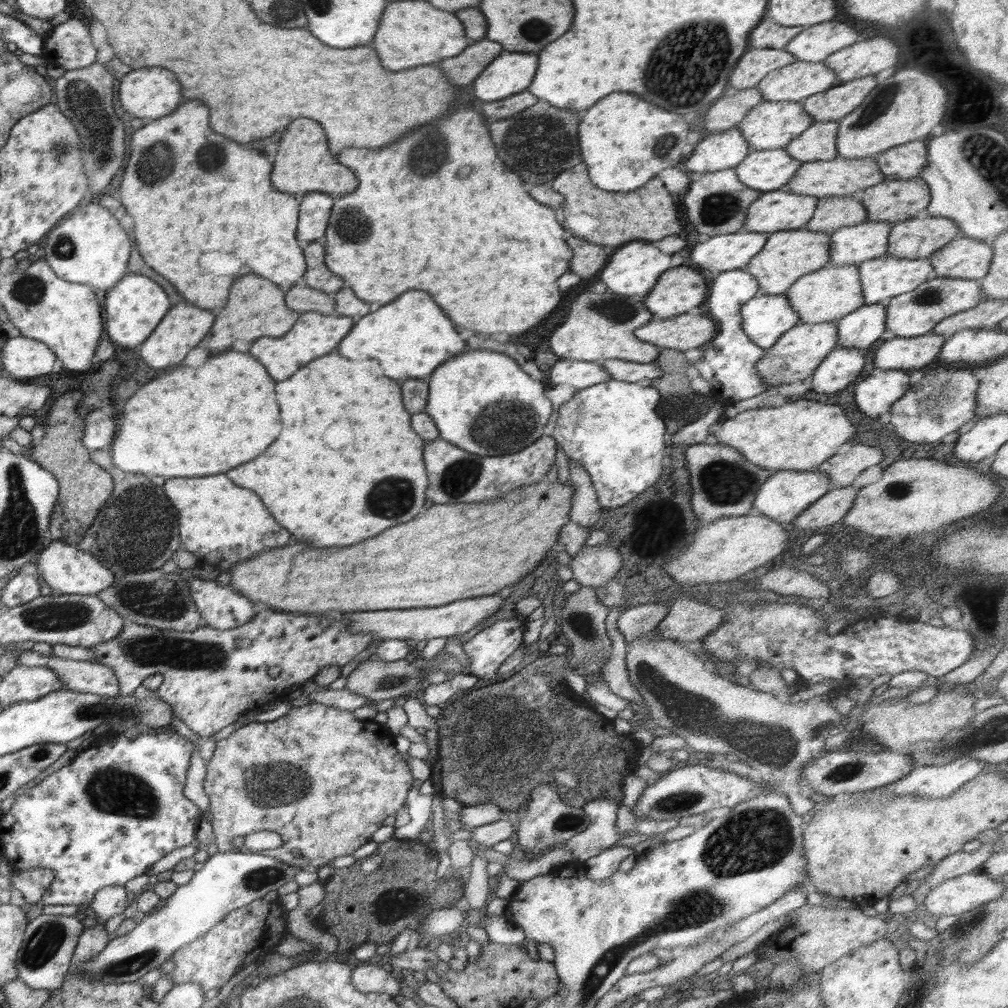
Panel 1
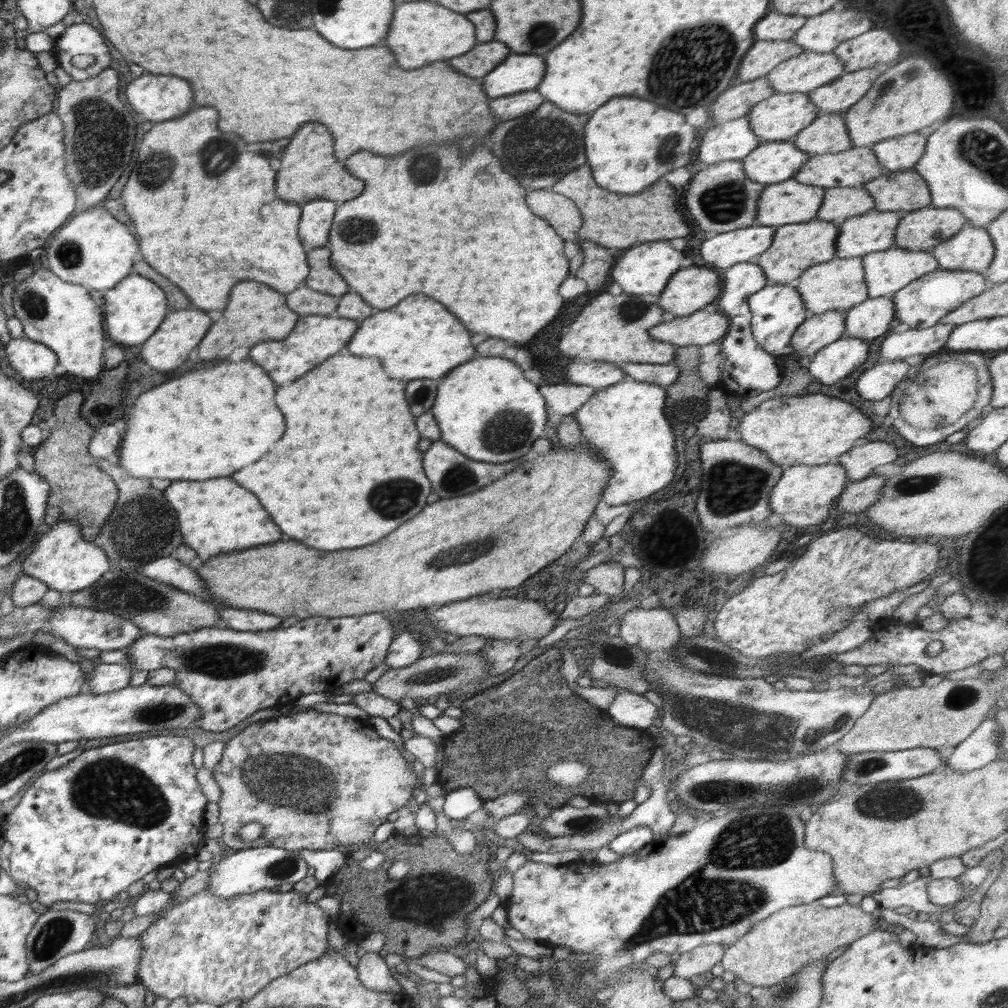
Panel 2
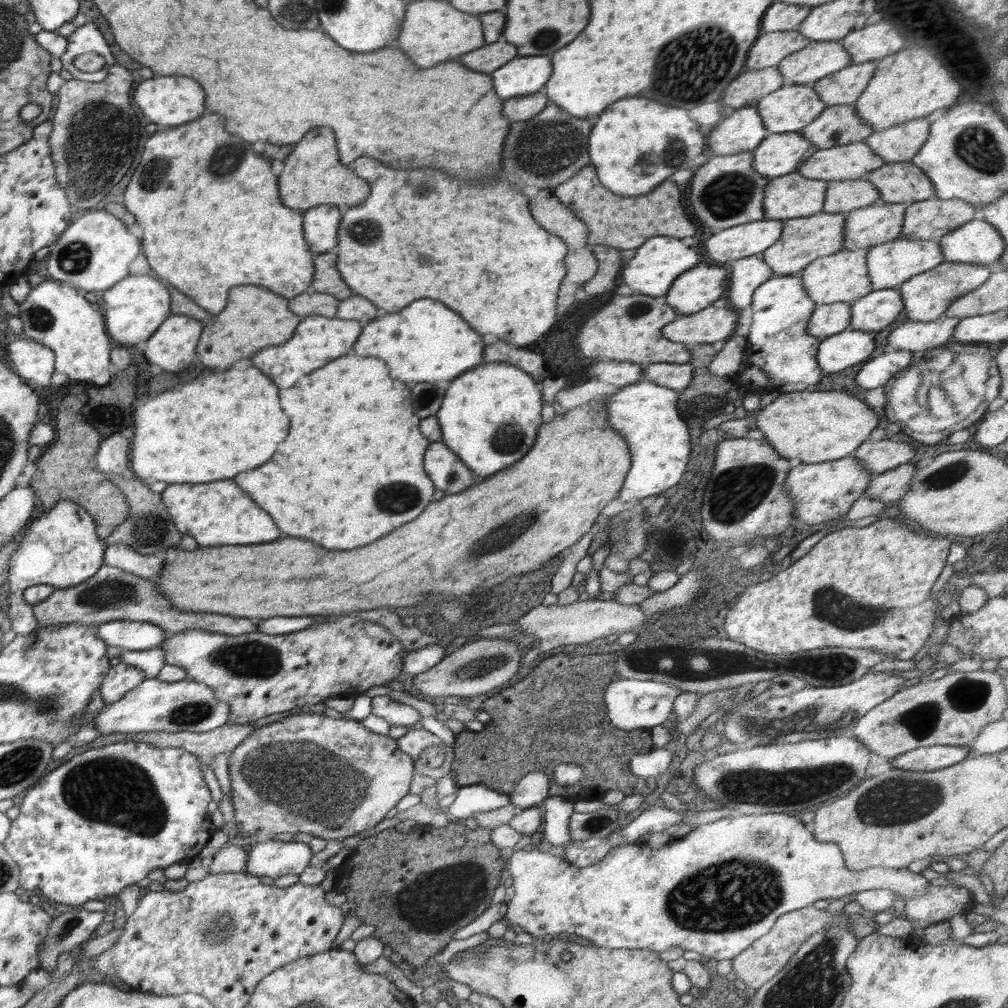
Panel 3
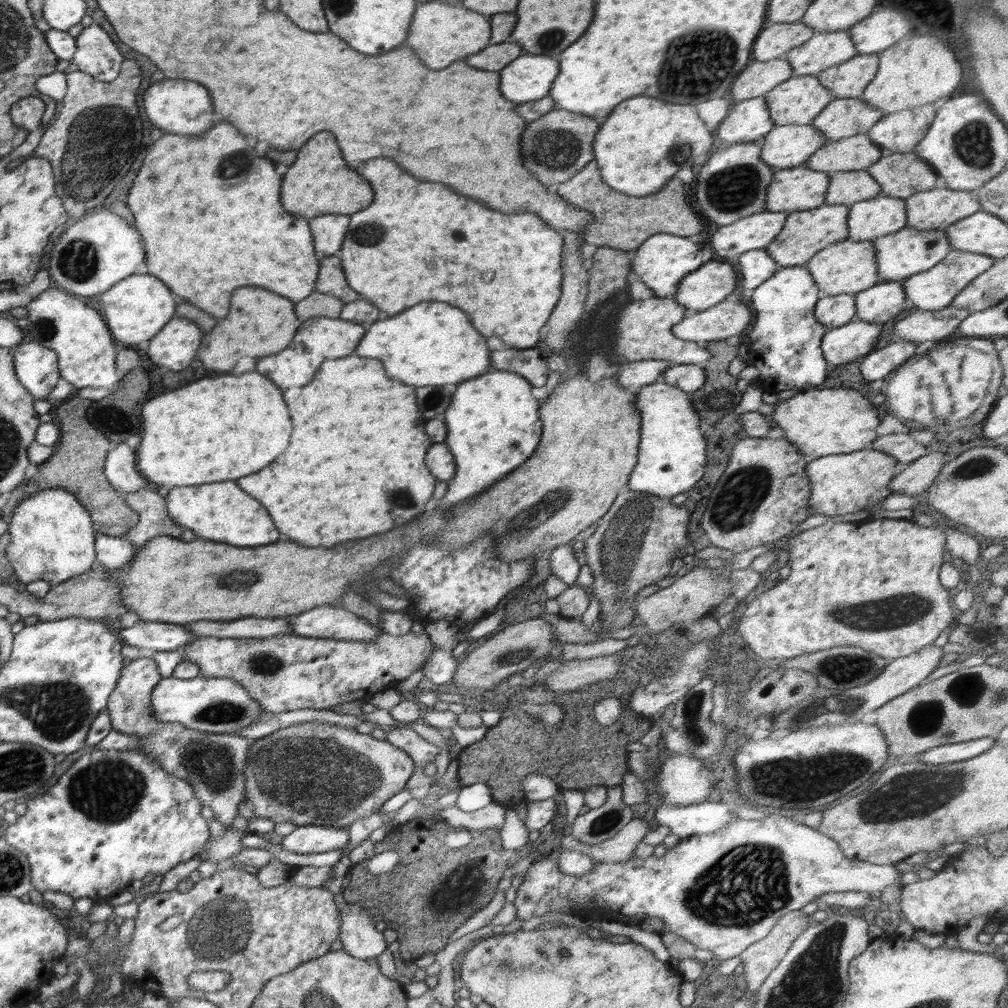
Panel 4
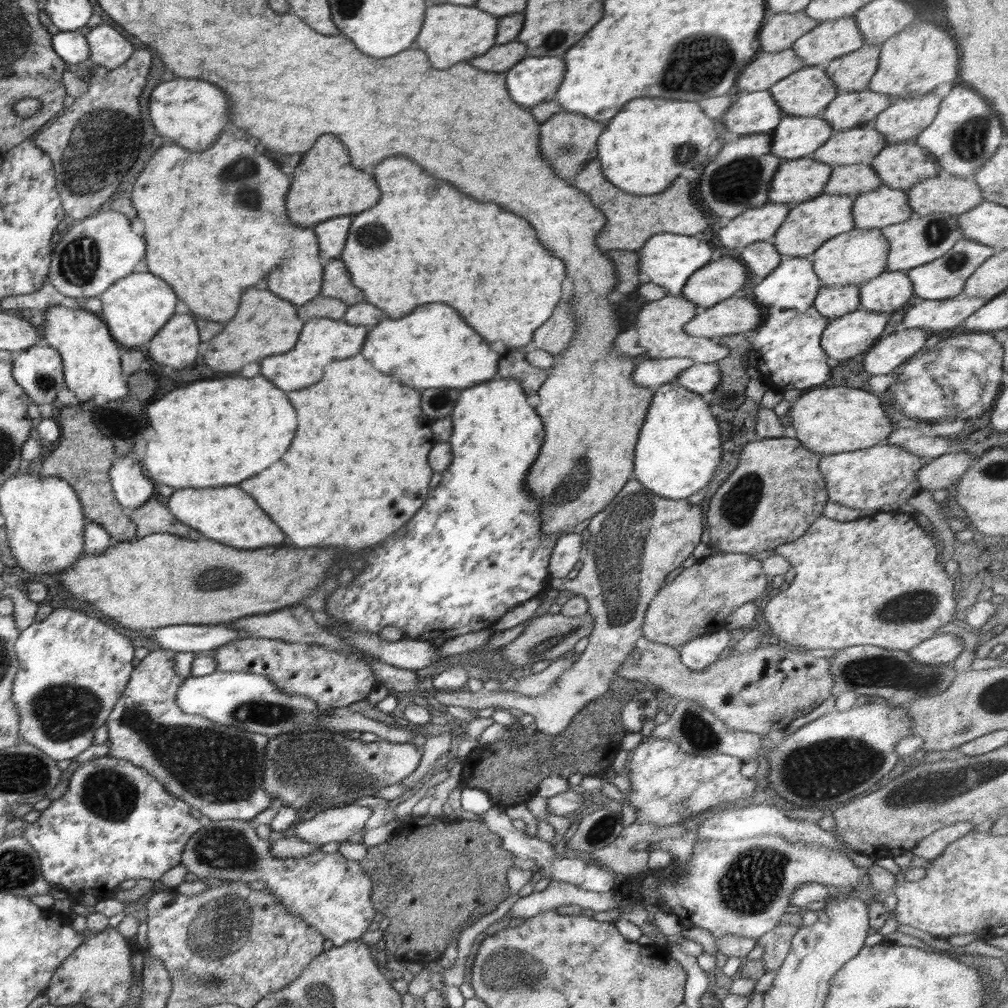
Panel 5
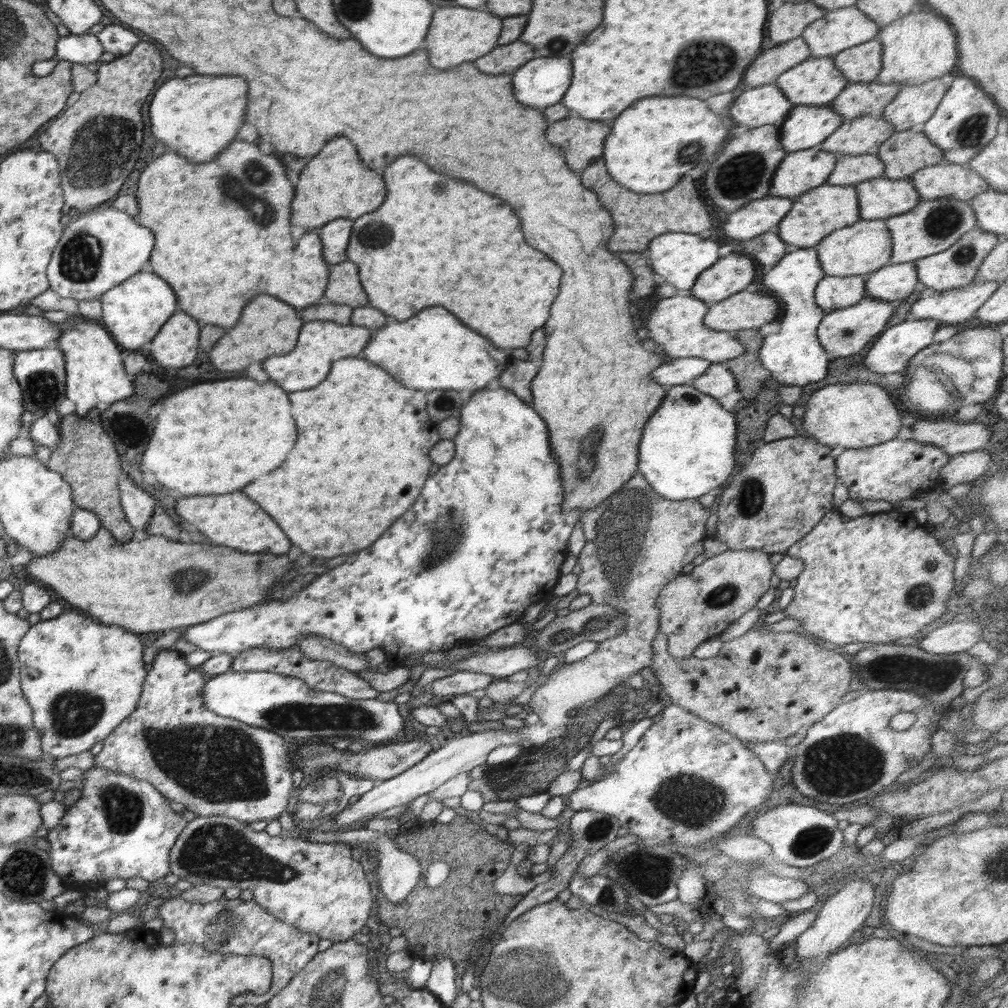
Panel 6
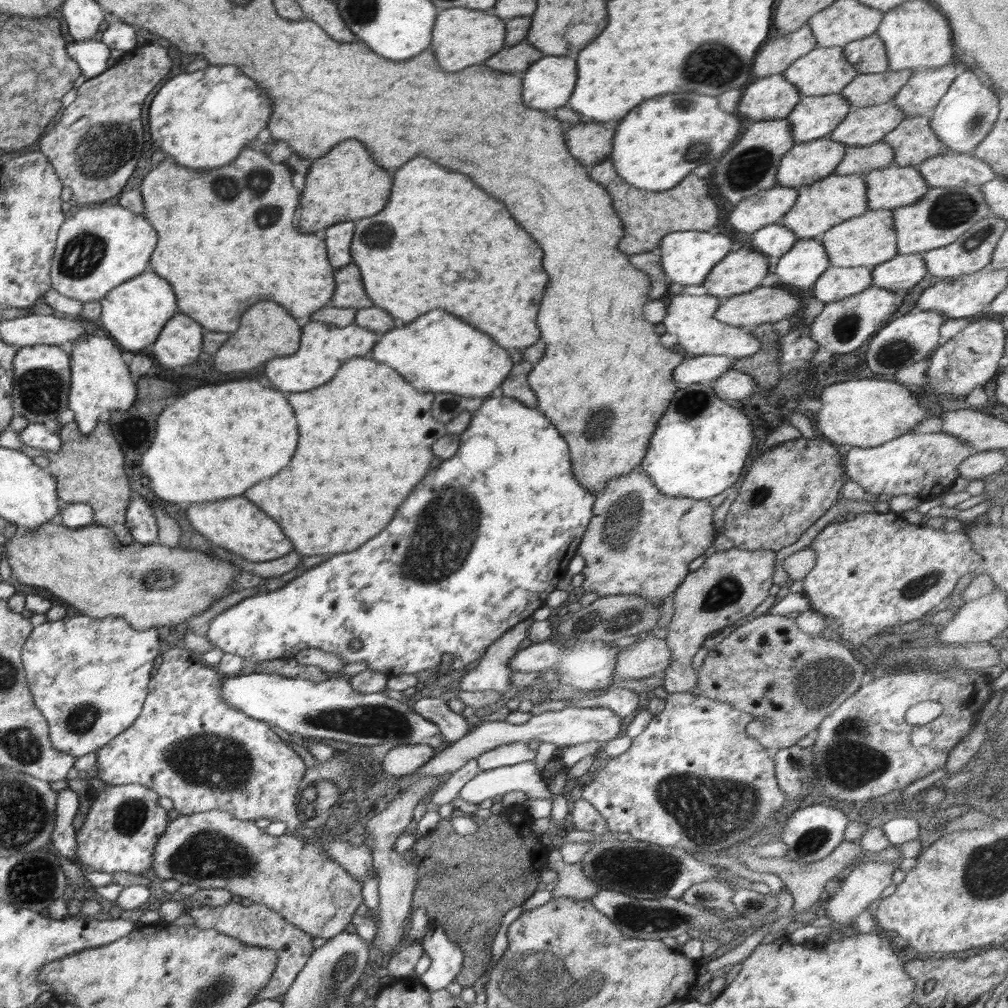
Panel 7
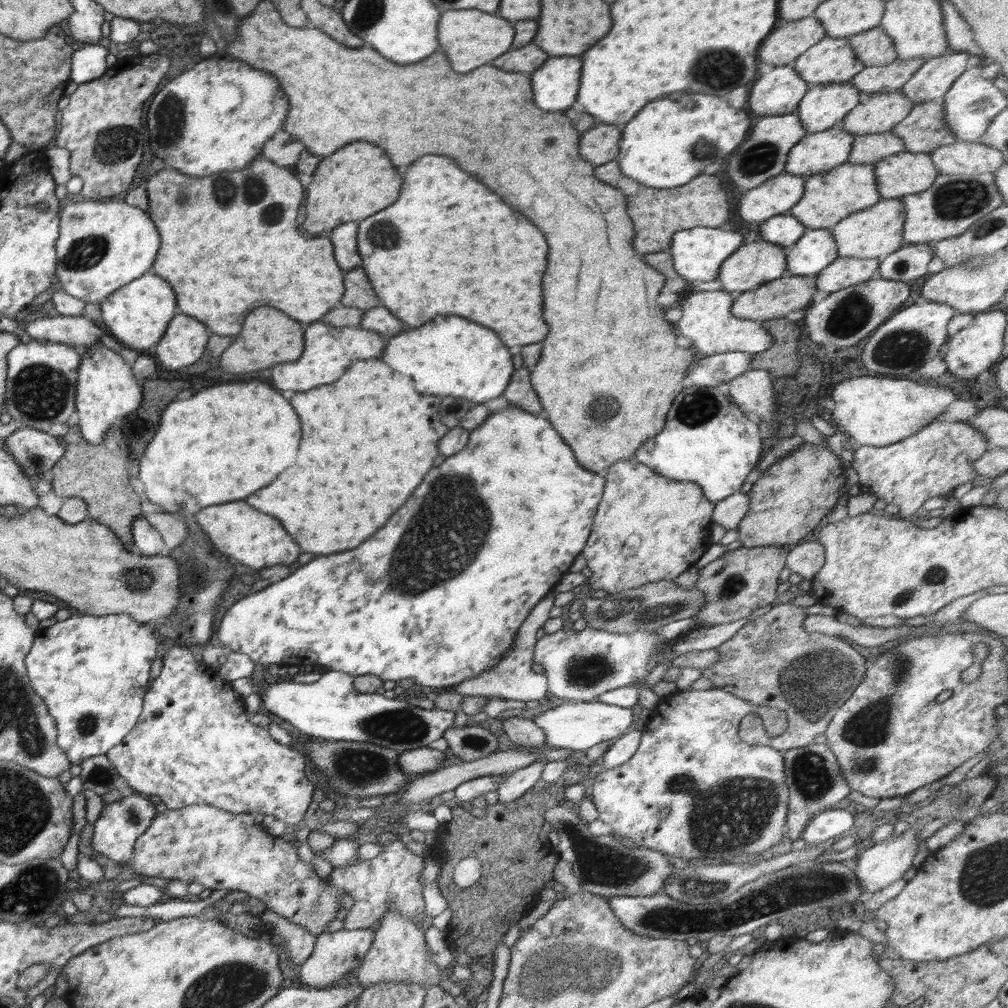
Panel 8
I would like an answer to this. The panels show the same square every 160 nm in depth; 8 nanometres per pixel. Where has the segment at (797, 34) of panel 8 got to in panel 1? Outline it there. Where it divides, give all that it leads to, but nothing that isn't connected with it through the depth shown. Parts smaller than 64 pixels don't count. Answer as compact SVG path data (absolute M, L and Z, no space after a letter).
M756 86L736 93L727 92L702 113L706 132L714 134L736 127L748 111L762 101L763 94Z

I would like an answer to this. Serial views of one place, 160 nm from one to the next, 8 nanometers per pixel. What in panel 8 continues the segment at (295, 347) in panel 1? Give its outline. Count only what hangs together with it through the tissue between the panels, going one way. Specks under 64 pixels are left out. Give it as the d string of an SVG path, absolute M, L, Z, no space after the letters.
M320 320L310 323L306 330L306 346L300 360L292 364L276 364L272 368L272 380L278 390L294 390L294 392L306 392L310 388L330 384L338 380L346 368L350 368L356 361L366 358L376 358L386 342L370 330L364 330L360 326L348 326L348 328L336 328Z

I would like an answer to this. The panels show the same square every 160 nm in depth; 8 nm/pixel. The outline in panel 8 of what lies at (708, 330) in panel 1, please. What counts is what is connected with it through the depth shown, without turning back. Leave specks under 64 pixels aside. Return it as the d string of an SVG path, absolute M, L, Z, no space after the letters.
M787 274L754 290L735 295L730 309L731 315L761 323L765 320L786 317L790 312L808 307L812 304L813 296L817 294L817 288L807 285L805 277L806 275Z

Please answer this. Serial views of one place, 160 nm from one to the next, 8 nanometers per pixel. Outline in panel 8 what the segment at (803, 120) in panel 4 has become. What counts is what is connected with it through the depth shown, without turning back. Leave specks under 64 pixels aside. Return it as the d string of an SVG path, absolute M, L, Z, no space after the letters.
M846 36L844 38L822 37L820 42L803 52L793 65L799 77L809 85L847 82L866 67L861 60L858 60L855 50L849 43L849 37Z

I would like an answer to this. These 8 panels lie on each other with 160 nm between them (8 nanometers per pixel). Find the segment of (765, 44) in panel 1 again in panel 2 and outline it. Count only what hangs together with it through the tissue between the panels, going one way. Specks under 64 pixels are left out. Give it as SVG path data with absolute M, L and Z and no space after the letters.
M770 11L756 23L755 40L791 40L806 21L805 16Z

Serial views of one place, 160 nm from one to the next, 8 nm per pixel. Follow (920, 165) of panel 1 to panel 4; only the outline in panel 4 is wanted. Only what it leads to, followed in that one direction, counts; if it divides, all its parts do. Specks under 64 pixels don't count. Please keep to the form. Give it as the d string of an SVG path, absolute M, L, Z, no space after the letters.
M937 100L924 106L886 114L873 124L867 135L880 148L883 157L892 153L914 152L916 144L928 132L930 123L943 103L943 100Z

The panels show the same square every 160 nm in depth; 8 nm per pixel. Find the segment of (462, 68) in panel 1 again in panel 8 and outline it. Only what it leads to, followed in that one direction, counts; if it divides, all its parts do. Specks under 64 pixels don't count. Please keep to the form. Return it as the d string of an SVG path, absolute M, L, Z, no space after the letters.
M526 44L524 48L504 52L504 56L498 56L492 64L508 72L534 72L546 60L548 60L546 52L542 52L534 44Z

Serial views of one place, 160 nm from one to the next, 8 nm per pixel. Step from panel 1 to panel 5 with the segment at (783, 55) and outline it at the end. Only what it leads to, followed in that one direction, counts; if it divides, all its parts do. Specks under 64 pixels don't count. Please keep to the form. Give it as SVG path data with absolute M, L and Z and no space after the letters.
M804 11L781 12L767 17L758 34L758 52L780 52L791 46L804 33L810 32L820 24Z

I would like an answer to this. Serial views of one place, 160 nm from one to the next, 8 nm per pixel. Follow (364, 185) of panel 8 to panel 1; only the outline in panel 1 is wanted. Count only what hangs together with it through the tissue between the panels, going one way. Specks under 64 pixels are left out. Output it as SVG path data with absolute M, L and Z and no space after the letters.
M296 118L292 124L288 124L286 134L278 142L278 158L275 160L272 184L280 192L290 192L300 197L312 191L320 191L336 198L350 194L358 186L352 170L341 165L330 154L322 126L308 118Z

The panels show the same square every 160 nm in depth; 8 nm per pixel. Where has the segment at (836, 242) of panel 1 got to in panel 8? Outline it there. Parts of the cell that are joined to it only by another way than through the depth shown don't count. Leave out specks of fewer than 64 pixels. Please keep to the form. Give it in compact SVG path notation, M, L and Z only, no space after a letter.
M898 152L884 157L874 167L881 199L902 198L924 192L940 175L926 152Z

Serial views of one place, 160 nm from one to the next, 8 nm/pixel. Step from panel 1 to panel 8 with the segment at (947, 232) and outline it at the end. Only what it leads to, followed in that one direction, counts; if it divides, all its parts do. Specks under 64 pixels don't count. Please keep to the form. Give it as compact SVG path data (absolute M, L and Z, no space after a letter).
M957 140L929 153L939 174L994 173L1005 163L1004 156L996 148L980 142Z

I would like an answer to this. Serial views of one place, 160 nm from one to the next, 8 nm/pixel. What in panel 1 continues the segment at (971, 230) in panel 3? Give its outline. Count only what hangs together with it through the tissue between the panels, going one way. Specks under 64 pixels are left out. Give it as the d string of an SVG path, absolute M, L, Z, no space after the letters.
M960 235L928 257L932 265L929 278L979 280L989 271L992 257L990 244Z

